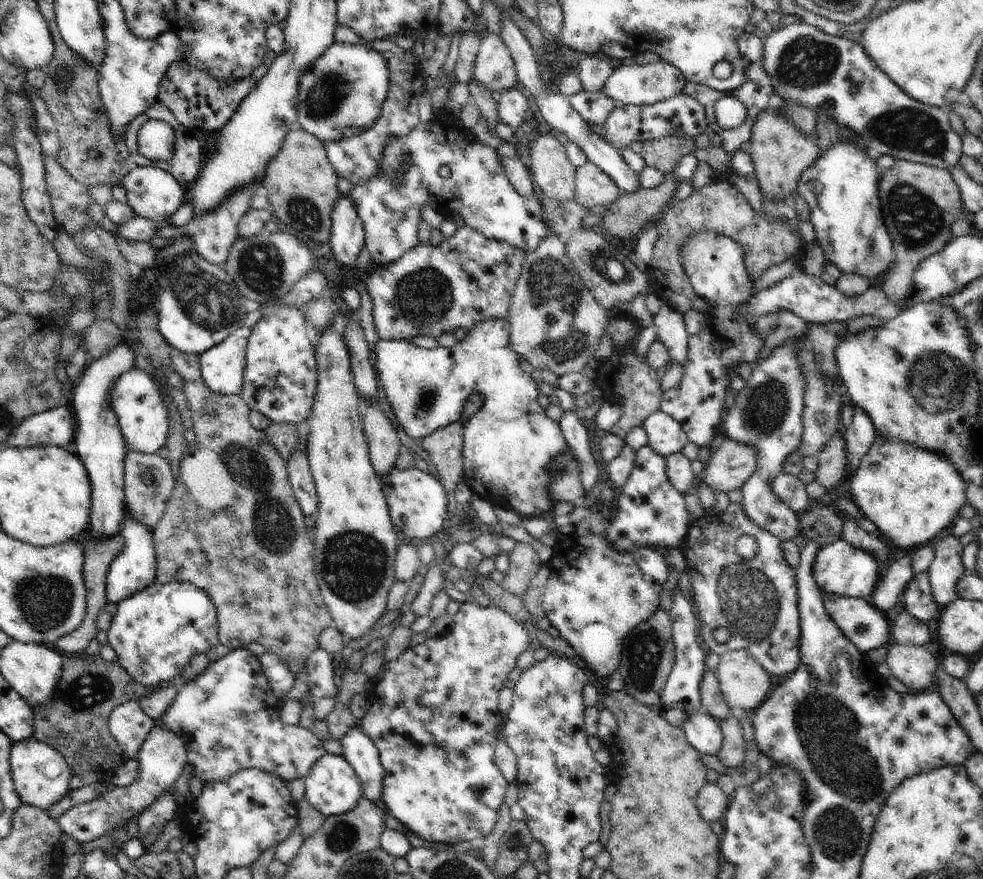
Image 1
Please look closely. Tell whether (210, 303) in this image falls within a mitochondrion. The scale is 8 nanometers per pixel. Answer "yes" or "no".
yes

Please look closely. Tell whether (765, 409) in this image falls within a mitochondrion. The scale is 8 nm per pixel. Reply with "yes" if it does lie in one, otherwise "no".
yes

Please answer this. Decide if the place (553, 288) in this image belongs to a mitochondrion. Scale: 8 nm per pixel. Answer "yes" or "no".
yes

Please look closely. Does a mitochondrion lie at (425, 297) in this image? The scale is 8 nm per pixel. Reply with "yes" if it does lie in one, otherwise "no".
yes

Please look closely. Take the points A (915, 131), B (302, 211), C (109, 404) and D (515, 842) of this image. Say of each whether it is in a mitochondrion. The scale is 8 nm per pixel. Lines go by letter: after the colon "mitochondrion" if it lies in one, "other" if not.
A: mitochondrion
B: mitochondrion
C: other
D: mitochondrion

